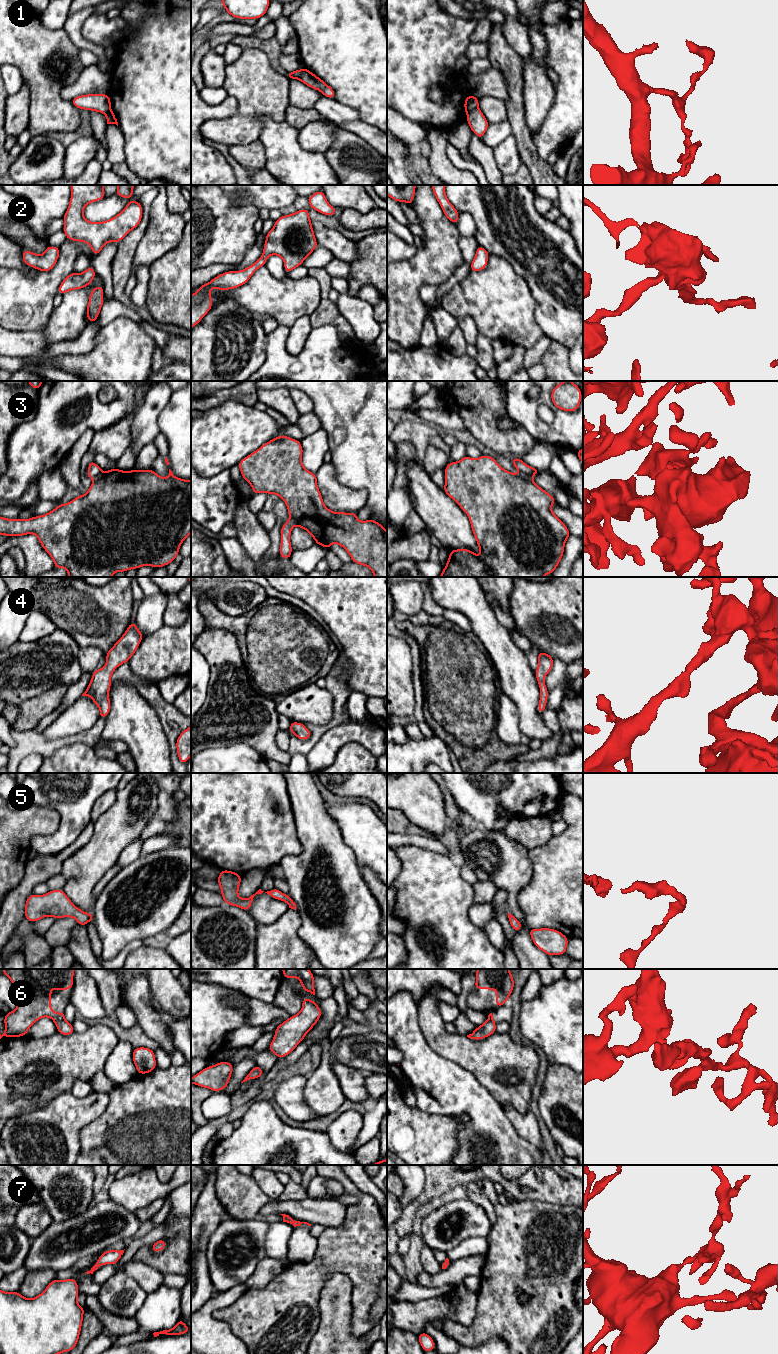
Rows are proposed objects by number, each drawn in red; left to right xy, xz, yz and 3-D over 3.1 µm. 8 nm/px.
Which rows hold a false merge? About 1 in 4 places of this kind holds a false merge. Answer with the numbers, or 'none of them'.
1

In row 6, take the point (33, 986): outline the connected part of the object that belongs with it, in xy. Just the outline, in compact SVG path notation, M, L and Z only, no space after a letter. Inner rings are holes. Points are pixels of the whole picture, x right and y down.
M2 969L18 993L15 1010L4 1016L3 1037L26 1036L30 1027L43 1017L51 1018L57 1032L64 1036L75 1031L65 1020L64 1011L56 1013L51 1009L51 990L73 988L74 969Z

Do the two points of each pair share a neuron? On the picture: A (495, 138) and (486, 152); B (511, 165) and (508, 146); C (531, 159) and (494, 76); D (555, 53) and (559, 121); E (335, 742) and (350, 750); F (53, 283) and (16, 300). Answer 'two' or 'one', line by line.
A: two
B: one
C: two
D: one
E: two
F: one

